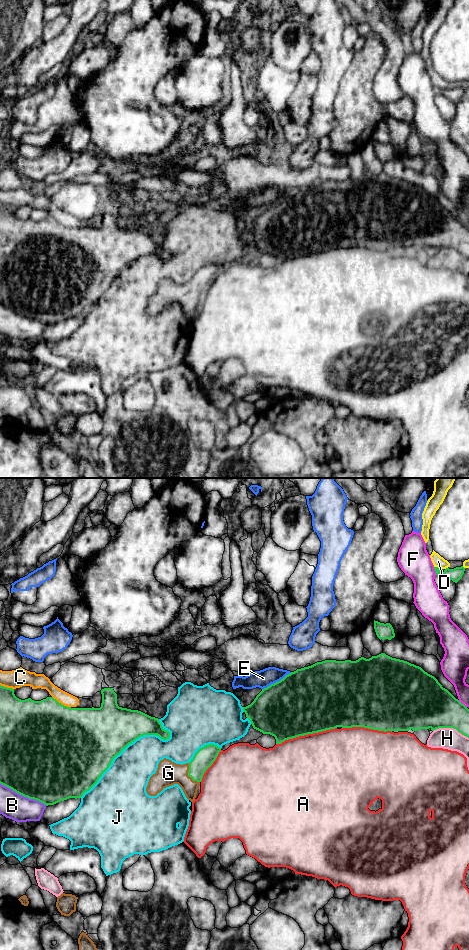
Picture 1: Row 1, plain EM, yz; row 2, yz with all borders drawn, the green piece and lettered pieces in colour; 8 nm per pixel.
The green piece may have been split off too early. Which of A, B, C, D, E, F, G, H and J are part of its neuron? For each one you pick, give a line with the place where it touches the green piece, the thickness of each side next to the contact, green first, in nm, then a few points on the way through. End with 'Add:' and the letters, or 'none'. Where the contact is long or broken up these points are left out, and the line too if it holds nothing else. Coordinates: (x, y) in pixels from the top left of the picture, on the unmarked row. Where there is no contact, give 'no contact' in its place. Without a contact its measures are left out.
G: meets green in yz at (188, 295); 160 nm thick on the green side, 200 nm on the other; runs through yz (204, 277), (188, 295), (168, 293)
Add: G

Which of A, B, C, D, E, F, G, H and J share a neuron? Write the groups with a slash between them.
A / B / C / D / E / F / G / H / J

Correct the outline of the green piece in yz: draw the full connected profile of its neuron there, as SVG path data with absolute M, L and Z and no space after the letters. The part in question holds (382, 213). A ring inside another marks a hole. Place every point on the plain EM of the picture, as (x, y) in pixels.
M385 173L356 181L325 180L297 189L262 209L250 225L243 227L243 231L253 248L274 256L276 264L337 247L364 247L384 252L453 248L469 258L469 229L421 187Z

